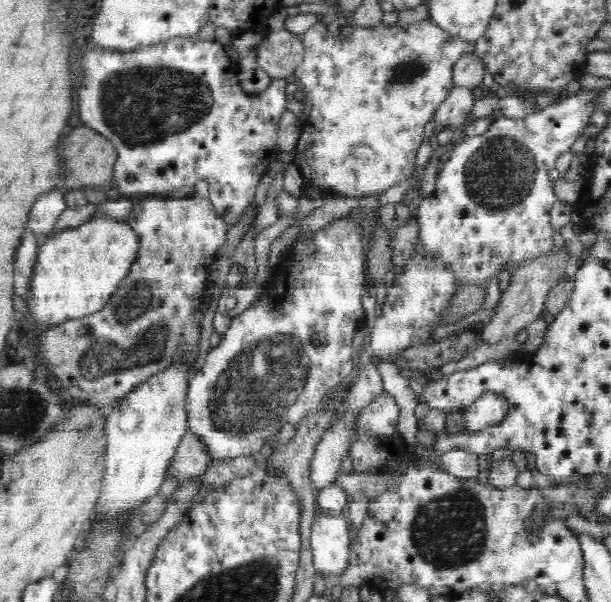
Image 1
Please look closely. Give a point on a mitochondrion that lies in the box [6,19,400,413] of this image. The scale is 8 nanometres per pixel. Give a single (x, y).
(144, 105)

